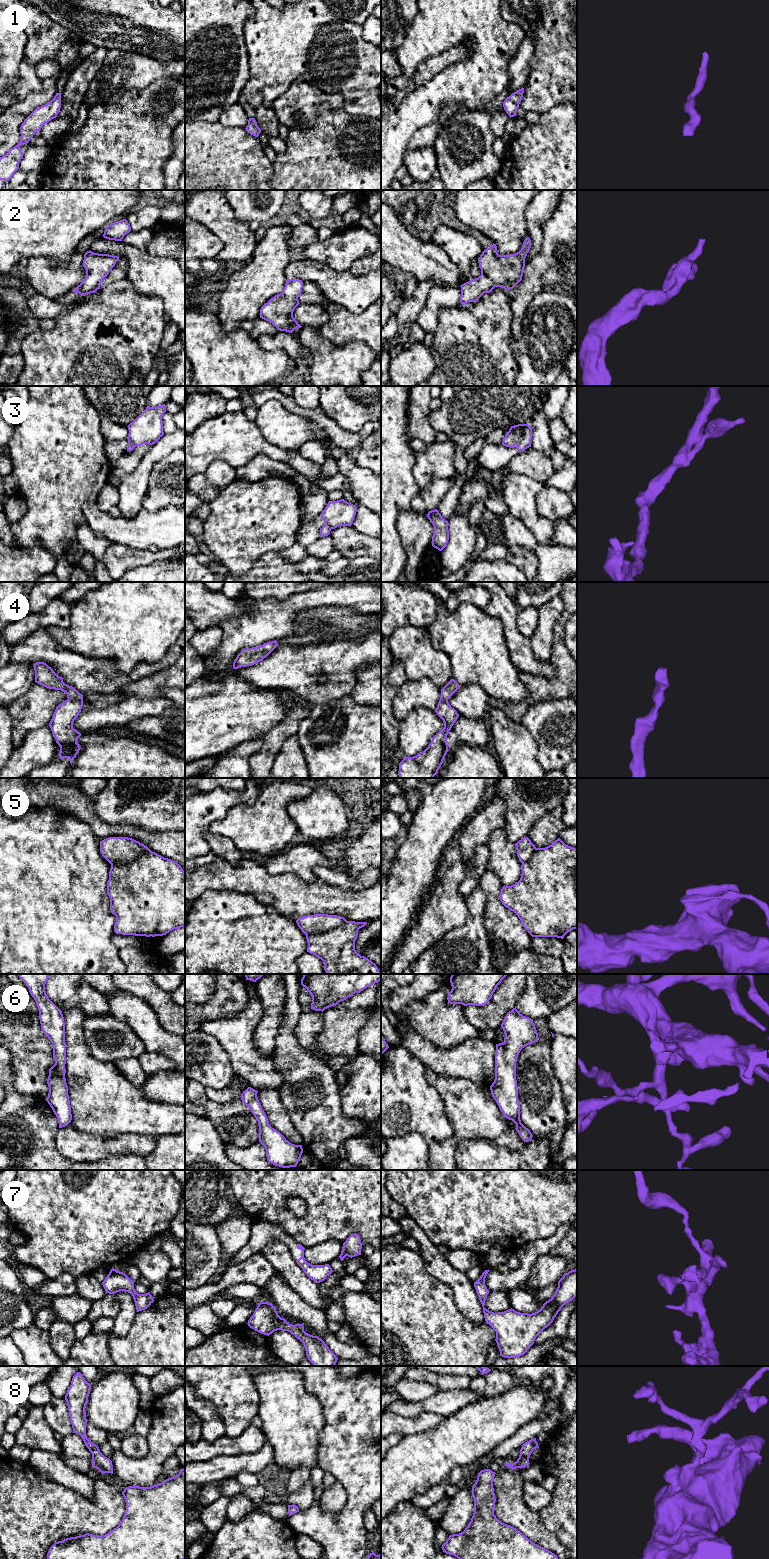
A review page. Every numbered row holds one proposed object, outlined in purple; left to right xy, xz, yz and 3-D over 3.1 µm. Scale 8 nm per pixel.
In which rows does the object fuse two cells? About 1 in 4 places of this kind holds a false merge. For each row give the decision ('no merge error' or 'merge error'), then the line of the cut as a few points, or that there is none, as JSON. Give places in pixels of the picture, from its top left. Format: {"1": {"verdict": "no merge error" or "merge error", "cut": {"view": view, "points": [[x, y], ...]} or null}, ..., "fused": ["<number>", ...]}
{"1": {"verdict": "no merge error", "cut": null}, "2": {"verdict": "no merge error", "cut": null}, "3": {"verdict": "merge error", "cut": {"view": "yz", "points": [[525, 424], [523, 435], [517, 444]]}}, "4": {"verdict": "no merge error", "cut": null}, "5": {"verdict": "merge error", "cut": {"view": "xz", "points": [[346, 920], [329, 930], [312, 932], [306, 935]]}}, "6": {"verdict": "no merge error", "cut": null}, "7": {"verdict": "no merge error", "cut": null}, "8": {"verdict": "no merge error", "cut": null}, "fused": ["3", "5"]}

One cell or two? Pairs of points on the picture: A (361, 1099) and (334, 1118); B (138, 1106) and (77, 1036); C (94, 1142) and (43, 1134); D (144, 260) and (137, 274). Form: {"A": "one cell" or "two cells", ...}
{"A": "two cells", "B": "one cell", "C": "two cells", "D": "one cell"}

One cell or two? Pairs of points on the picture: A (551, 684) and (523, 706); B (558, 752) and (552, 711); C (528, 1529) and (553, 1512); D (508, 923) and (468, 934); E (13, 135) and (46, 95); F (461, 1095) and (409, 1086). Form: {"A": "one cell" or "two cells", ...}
{"A": "one cell", "B": "one cell", "C": "two cells", "D": "two cells", "E": "one cell", "F": "two cells"}

